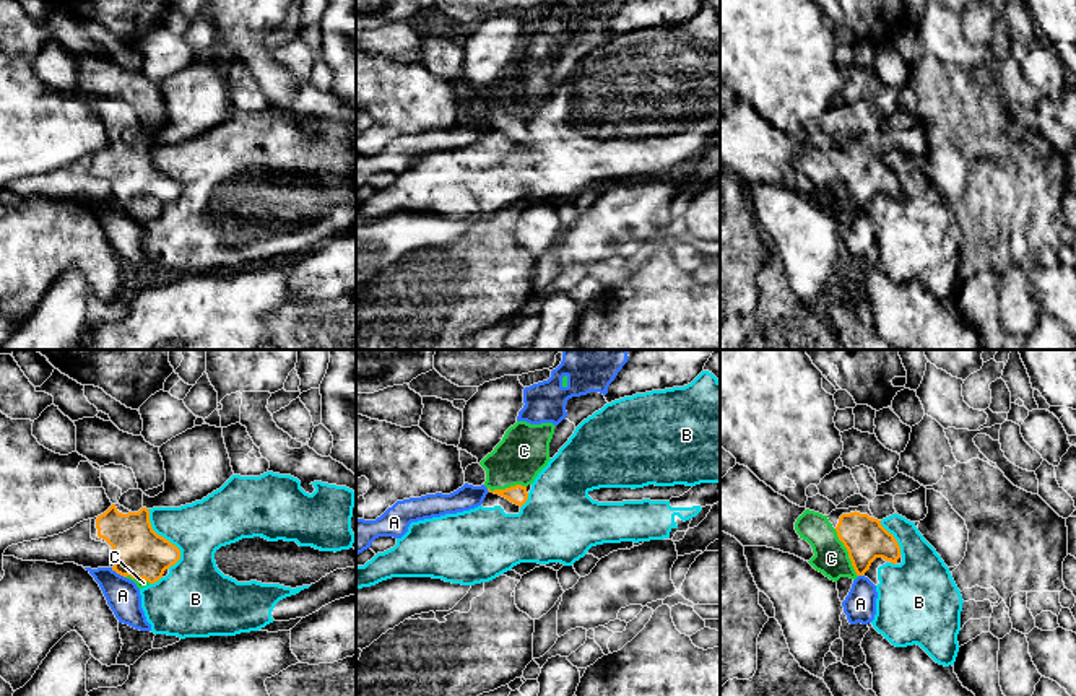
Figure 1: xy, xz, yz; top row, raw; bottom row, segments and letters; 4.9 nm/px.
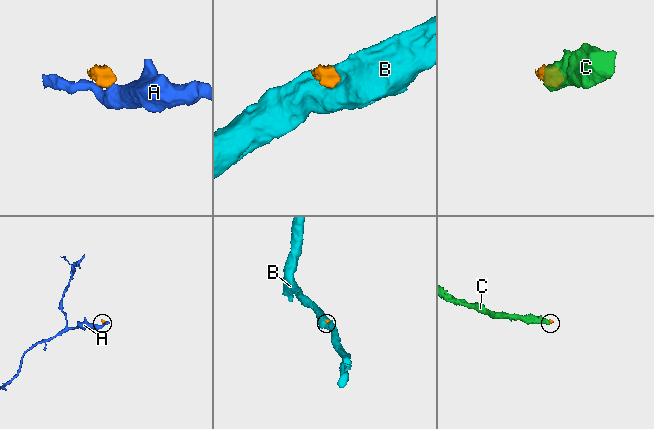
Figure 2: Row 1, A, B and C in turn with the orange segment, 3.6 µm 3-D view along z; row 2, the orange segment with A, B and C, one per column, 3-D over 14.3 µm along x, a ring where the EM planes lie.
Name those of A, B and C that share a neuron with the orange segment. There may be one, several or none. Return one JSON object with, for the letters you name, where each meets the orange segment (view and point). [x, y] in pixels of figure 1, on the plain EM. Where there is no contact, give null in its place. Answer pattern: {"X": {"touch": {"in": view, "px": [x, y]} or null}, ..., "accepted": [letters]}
{"C": {"touch": {"in": "yz", "px": [849, 189]}}, "accepted": ["C"]}

